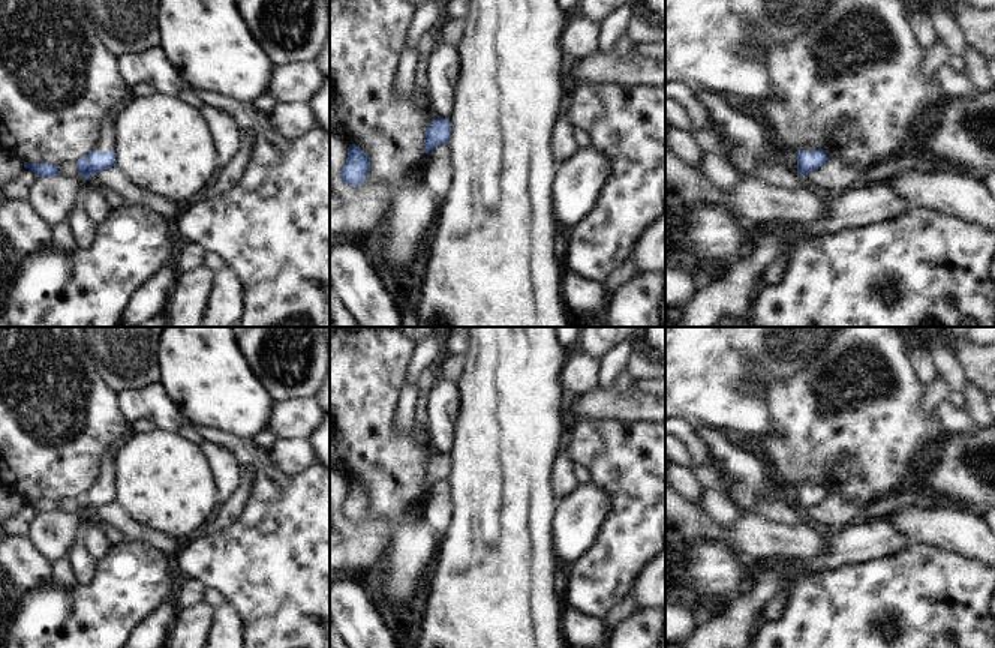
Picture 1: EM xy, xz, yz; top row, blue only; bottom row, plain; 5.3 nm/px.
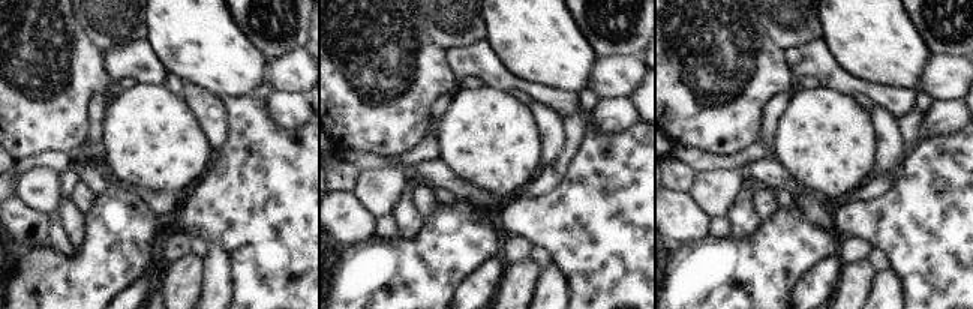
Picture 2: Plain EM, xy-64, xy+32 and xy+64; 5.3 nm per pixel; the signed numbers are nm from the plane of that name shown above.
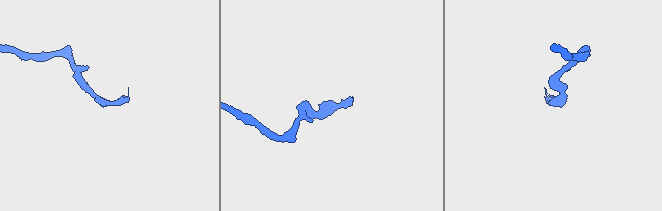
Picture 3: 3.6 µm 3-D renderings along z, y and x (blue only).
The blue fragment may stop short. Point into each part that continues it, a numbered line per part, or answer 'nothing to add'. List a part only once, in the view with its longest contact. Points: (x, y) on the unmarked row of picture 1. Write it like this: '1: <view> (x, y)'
1: xy (105, 477).

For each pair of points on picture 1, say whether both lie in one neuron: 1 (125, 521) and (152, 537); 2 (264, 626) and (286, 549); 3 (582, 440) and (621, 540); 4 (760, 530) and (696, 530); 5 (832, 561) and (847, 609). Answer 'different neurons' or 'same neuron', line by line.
1: same neuron
2: same neuron
3: same neuron
4: same neuron
5: different neurons

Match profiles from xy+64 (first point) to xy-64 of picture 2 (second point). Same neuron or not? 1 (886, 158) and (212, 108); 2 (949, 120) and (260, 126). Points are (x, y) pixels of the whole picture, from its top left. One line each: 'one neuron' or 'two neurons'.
1: one neuron
2: two neurons

